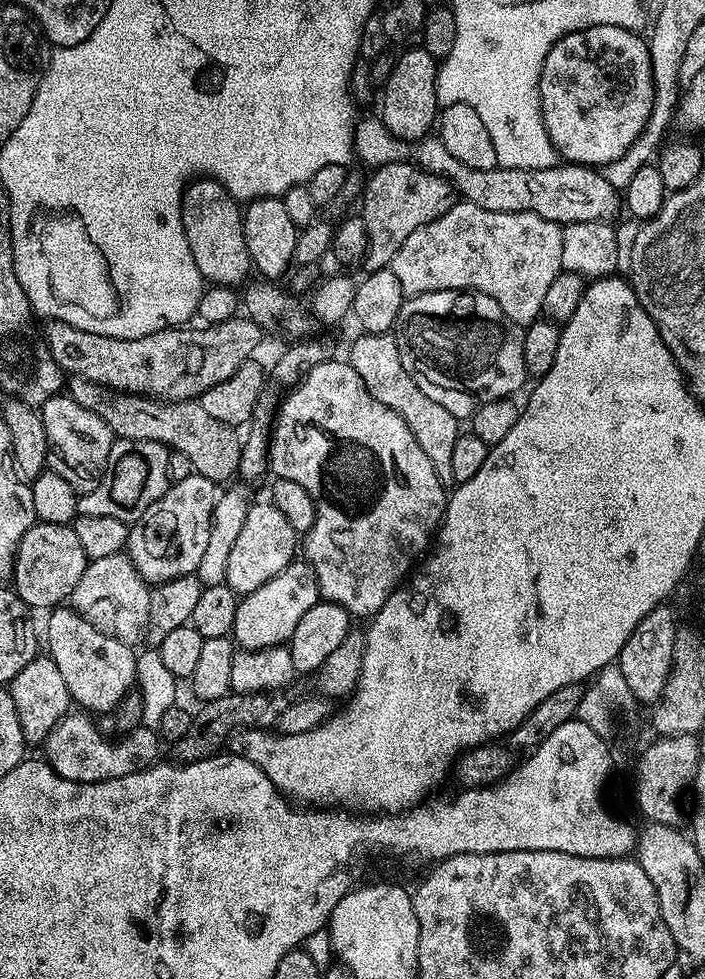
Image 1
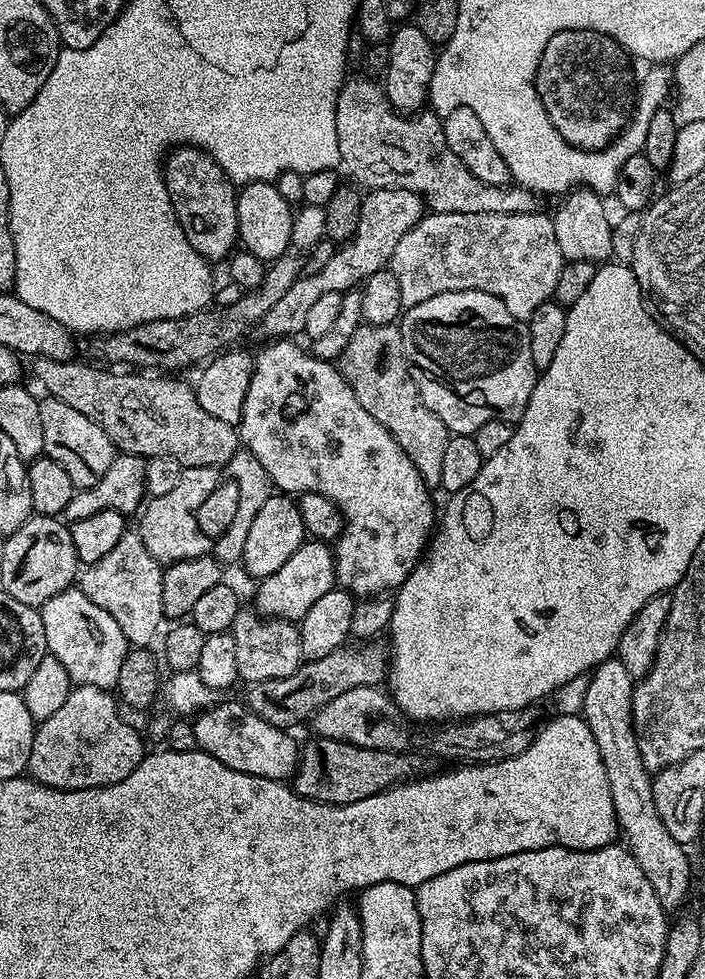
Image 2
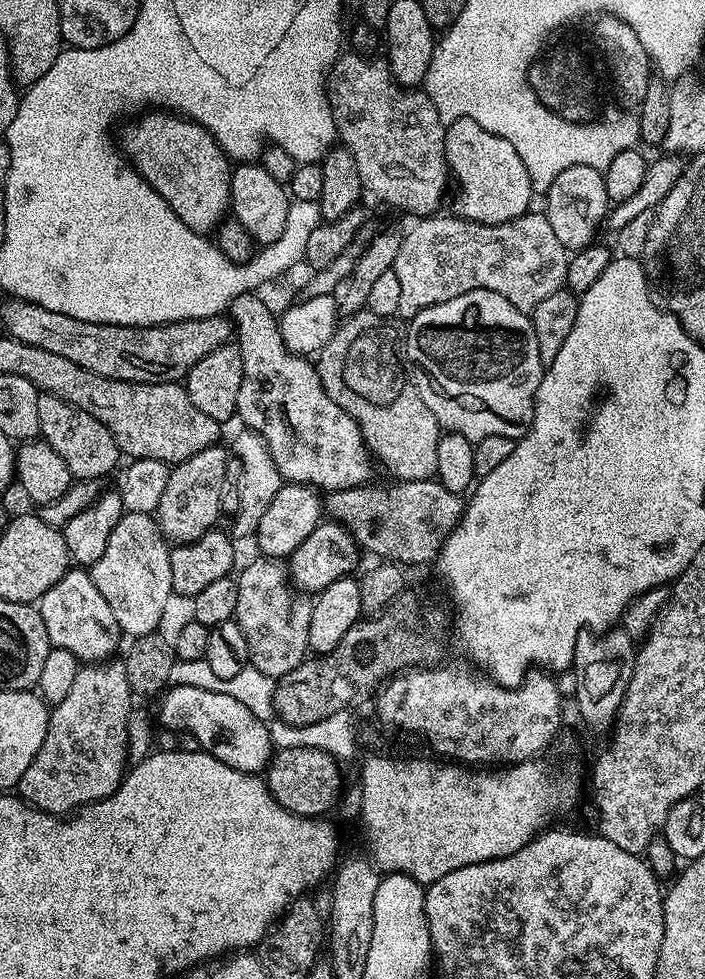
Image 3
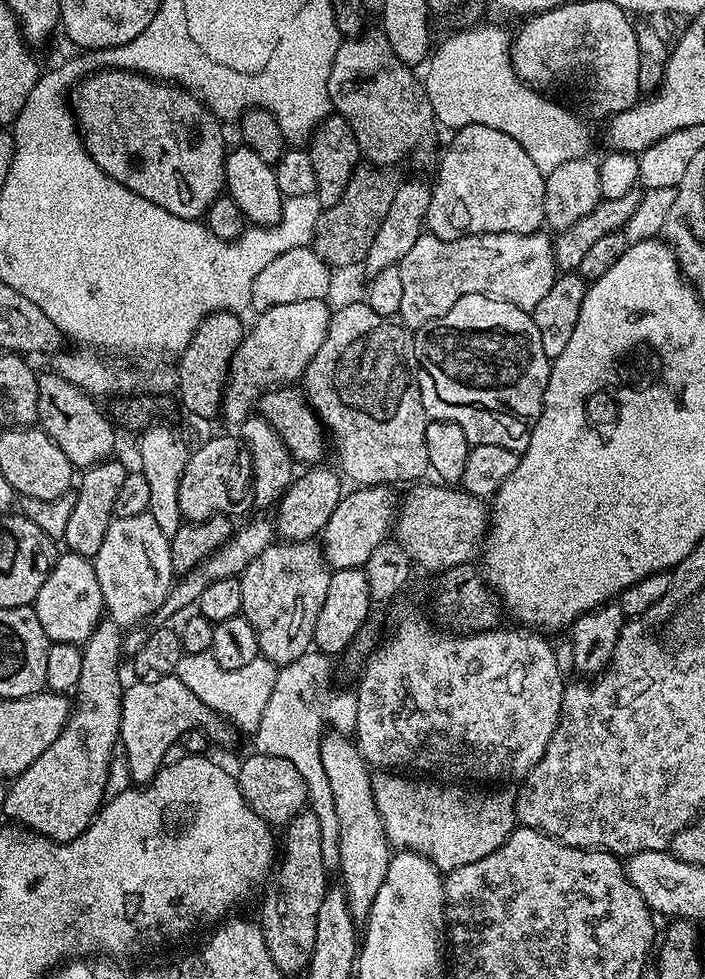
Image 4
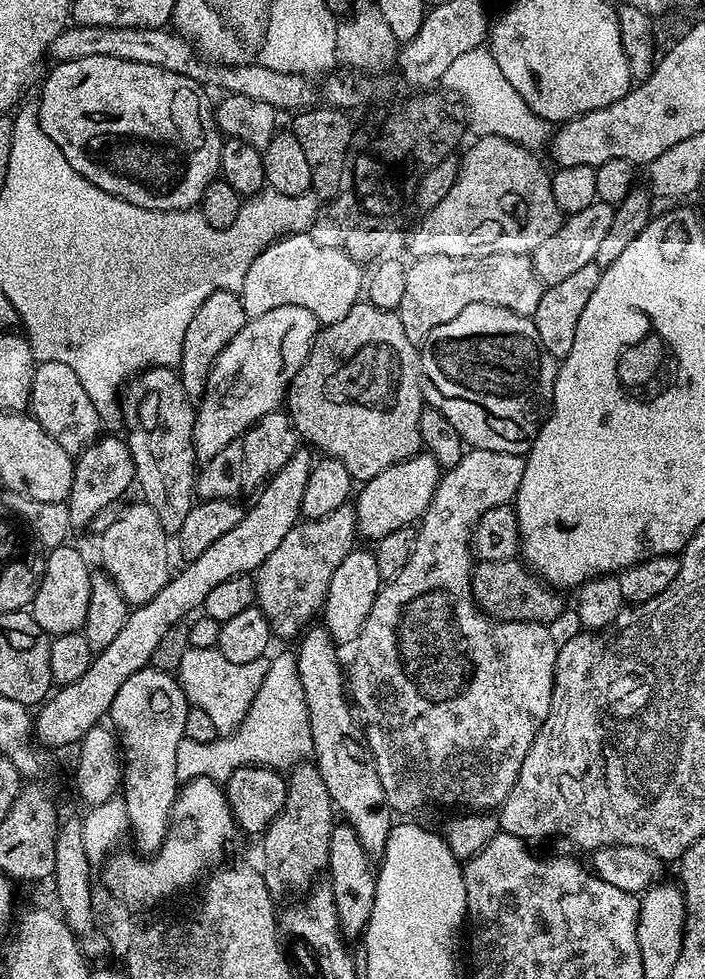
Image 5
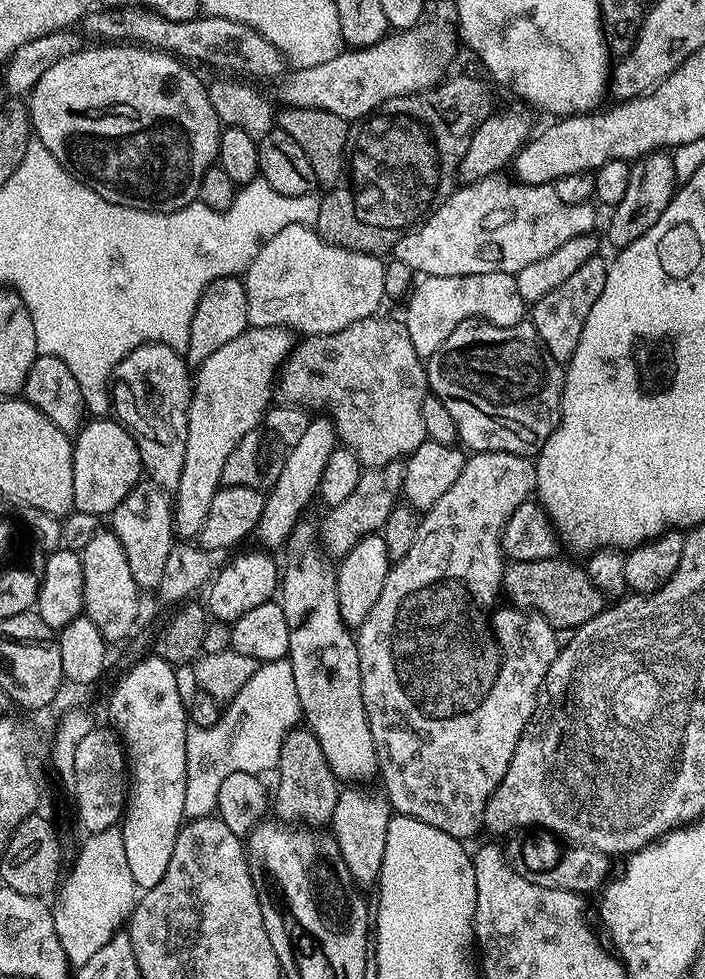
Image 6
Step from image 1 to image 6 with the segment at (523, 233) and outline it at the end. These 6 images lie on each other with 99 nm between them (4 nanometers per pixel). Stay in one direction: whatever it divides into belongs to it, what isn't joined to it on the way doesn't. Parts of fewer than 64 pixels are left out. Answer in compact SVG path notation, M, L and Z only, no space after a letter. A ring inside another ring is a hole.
M511 272L470 274L469 276L425 276L411 289L407 297L408 317L402 323L414 342L414 350L427 358L433 356L450 338L460 324L479 318L481 321L498 326L514 326L526 316L526 301L516 285Z

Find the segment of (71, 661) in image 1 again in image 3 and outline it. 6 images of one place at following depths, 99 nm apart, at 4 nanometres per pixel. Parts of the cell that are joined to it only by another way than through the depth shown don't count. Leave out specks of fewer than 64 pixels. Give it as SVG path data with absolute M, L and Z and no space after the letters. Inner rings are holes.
M70 570L38 602L42 622L46 622L46 634L51 647L70 650L81 662L103 662L122 641L118 622L106 603L106 598L94 586L91 575L84 570Z

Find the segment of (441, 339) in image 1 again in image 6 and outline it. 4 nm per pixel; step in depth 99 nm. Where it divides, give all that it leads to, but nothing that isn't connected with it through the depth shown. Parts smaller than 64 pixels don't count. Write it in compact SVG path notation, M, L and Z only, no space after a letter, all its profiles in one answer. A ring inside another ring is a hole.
M479 319L468 320L452 331L433 356L427 357L426 371L431 395L438 397L442 406L450 410L459 443L473 453L509 452L532 458L560 425L564 368L552 357L550 350L546 350L538 330L530 322L498 326Z

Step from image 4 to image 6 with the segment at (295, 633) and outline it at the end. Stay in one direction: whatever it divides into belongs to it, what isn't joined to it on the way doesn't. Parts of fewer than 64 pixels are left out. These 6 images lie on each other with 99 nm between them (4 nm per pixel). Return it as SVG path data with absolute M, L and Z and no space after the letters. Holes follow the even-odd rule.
M395 460L381 468L361 471L354 494L350 494L346 502L338 502L338 506L327 509L328 517L324 525L318 528L318 540L329 557L344 557L347 552L354 550L356 543L364 536L371 536L383 529L386 518L390 518L392 509L397 507L404 483L404 466L404 460Z

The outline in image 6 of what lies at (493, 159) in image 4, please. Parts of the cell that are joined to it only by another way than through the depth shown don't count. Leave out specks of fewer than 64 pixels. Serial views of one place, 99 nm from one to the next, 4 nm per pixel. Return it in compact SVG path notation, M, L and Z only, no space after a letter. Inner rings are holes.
M493 174L475 180L473 184L457 187L451 196L443 197L433 207L427 218L421 219L391 245L391 255L421 277L469 276L491 272L515 274L530 266L530 262L538 262L538 258L554 254L554 250L570 242L570 238L587 236L593 231L596 212L591 203L562 202L552 184L512 184L508 184L504 174Z

